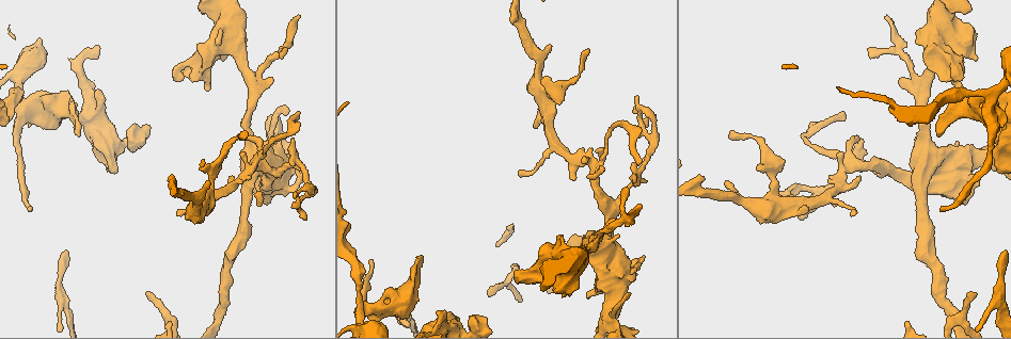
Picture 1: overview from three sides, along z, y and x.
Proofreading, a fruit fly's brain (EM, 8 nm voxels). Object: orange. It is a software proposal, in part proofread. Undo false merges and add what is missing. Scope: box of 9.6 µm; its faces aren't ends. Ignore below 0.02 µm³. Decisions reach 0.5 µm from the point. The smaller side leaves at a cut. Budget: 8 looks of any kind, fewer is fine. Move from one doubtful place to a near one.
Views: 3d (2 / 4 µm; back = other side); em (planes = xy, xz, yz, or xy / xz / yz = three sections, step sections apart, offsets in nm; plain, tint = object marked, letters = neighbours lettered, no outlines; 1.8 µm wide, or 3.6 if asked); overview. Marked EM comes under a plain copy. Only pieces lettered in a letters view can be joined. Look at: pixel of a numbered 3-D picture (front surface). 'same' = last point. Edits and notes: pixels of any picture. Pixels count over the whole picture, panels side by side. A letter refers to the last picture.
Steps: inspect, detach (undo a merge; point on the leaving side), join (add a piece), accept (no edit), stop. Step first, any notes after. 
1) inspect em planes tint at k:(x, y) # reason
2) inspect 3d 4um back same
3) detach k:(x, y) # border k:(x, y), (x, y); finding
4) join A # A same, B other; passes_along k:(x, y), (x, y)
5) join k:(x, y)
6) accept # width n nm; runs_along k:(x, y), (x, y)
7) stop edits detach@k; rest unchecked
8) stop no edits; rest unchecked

inspect em xy step 16 letters at 1:(939, 137) # an open end

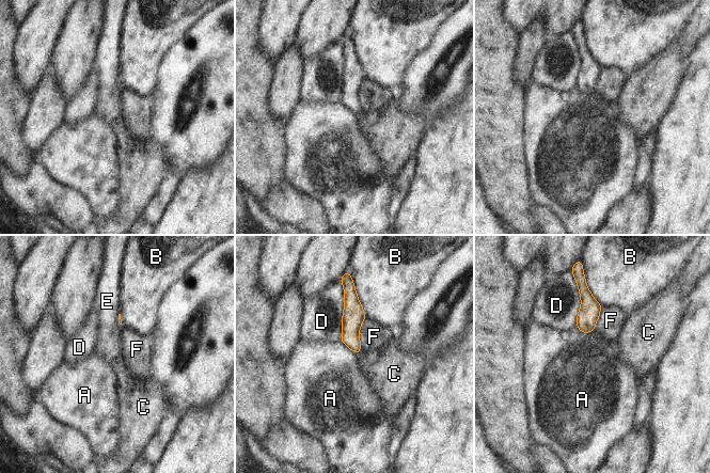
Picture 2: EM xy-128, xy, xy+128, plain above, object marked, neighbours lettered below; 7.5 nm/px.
inspect em planes letters same # cut it another way

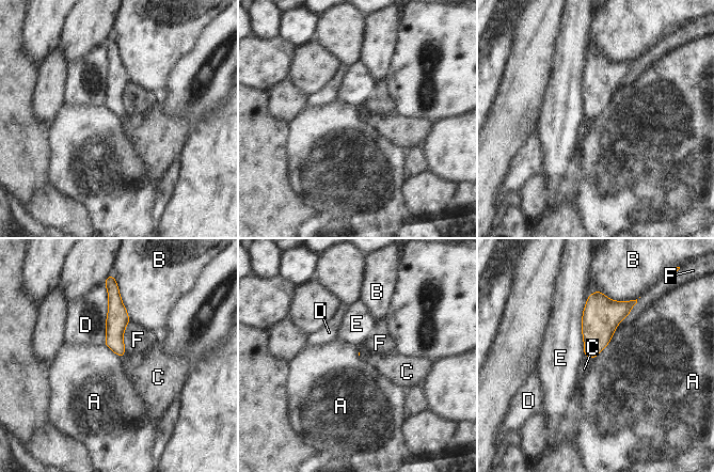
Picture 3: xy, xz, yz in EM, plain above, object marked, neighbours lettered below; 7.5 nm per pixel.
accept # A other, B other, C other, D other, E other, F other; runs_along 3:(113, 294), (115, 344), (121, 354); none of them fits

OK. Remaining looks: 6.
inspect 3d 4um at 1:(521, 176) # an open end

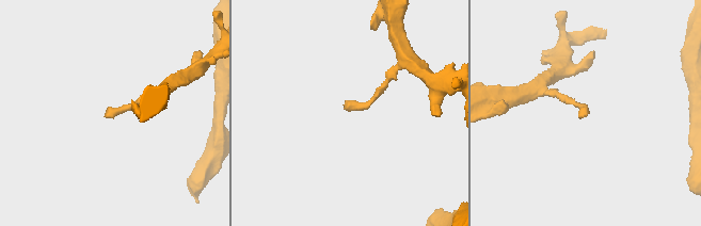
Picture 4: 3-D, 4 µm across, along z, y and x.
inspect em planes tint at 4:(589, 111) # shape alone is not enough

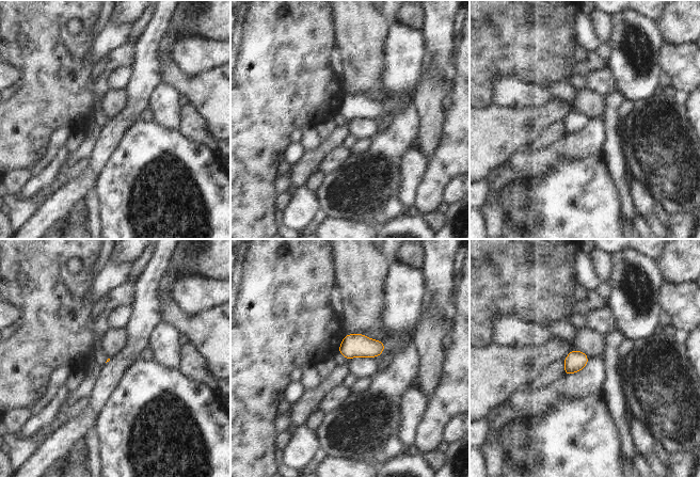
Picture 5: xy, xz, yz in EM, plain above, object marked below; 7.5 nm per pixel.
inspect em planes letters same # see the neighbours

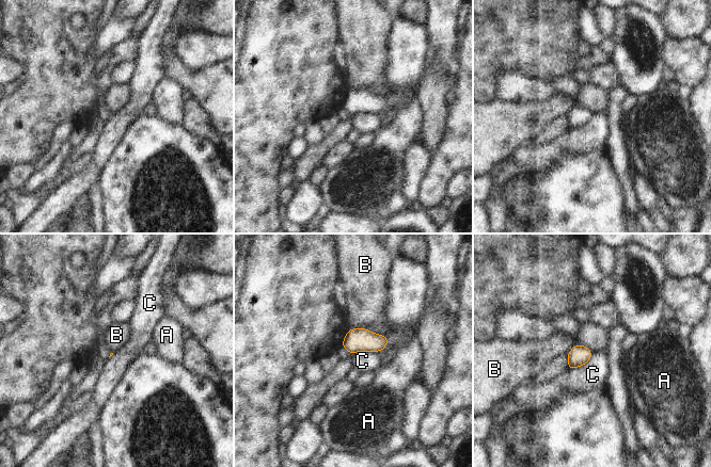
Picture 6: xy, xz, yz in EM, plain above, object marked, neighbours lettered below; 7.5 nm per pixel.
accept # A other, B other, C other; border 6:(593, 352), (584, 364), (569, 369); none of them fits

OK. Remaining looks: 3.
inspect em 3.6um planes tint at 1:(920, 169) # calibre changes

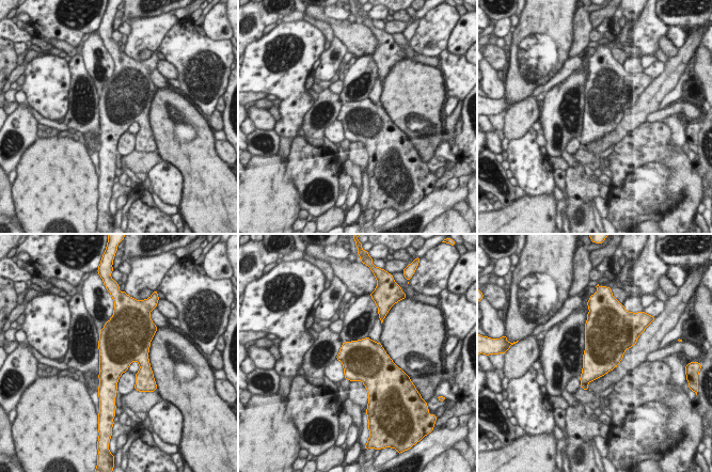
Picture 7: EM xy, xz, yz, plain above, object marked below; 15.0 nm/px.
inspect em 3.6um planes letters same # see the neighbours

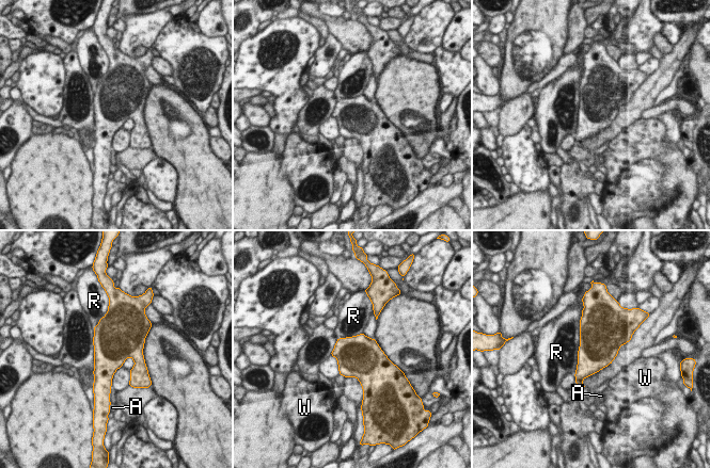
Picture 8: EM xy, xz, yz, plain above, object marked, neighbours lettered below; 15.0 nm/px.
accept # width 600 nm; A other, R other, W other; border 8:(582, 315), (574, 374); one cell here

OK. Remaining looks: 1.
stop no edits; rest unchecked

